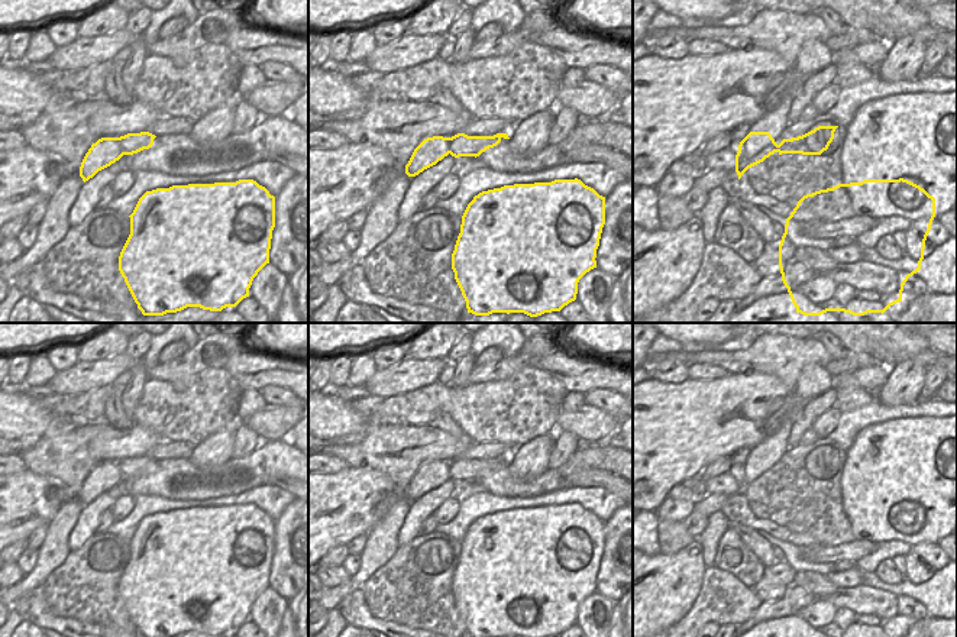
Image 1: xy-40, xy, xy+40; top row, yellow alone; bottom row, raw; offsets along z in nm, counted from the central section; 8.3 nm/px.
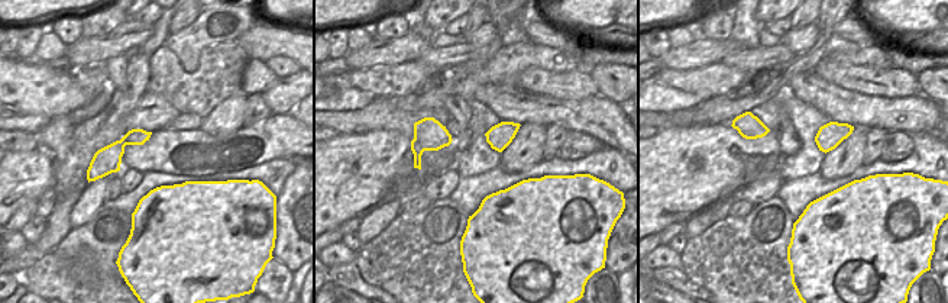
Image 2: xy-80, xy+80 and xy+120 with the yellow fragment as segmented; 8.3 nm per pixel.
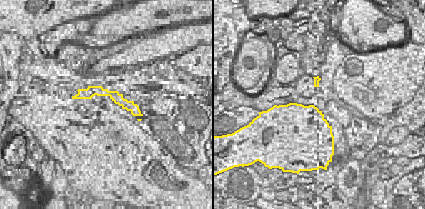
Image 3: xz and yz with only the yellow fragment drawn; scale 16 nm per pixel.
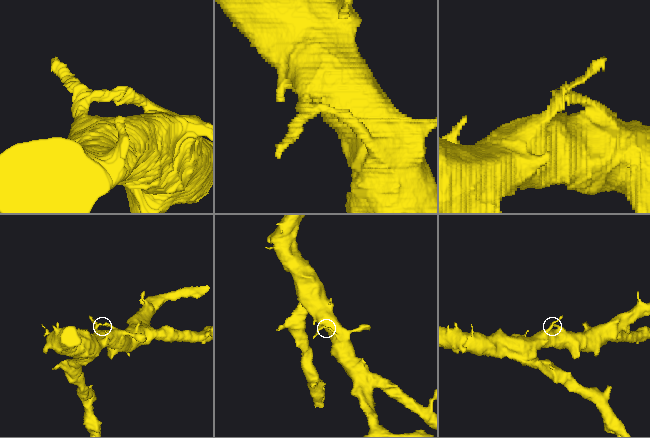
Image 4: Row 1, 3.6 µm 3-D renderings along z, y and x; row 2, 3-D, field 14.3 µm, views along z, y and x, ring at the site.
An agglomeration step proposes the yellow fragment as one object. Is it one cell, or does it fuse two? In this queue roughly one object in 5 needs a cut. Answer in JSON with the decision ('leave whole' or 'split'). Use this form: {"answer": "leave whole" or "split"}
{"answer": "leave whole"}

